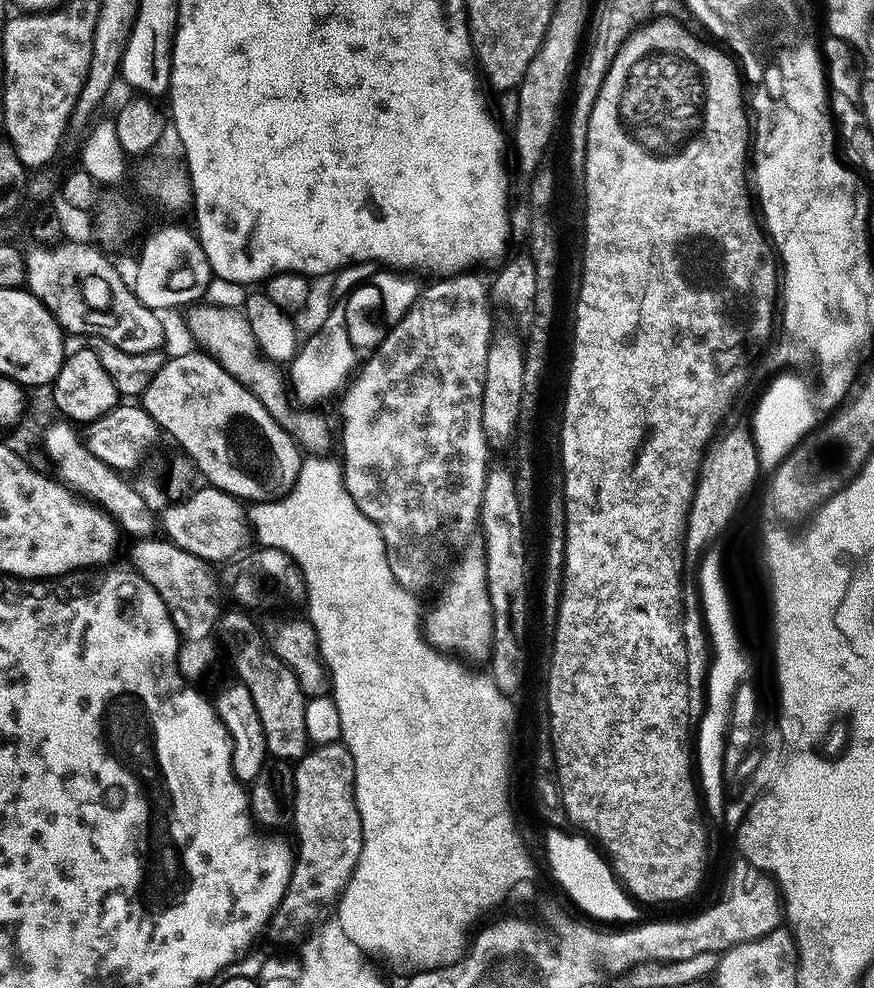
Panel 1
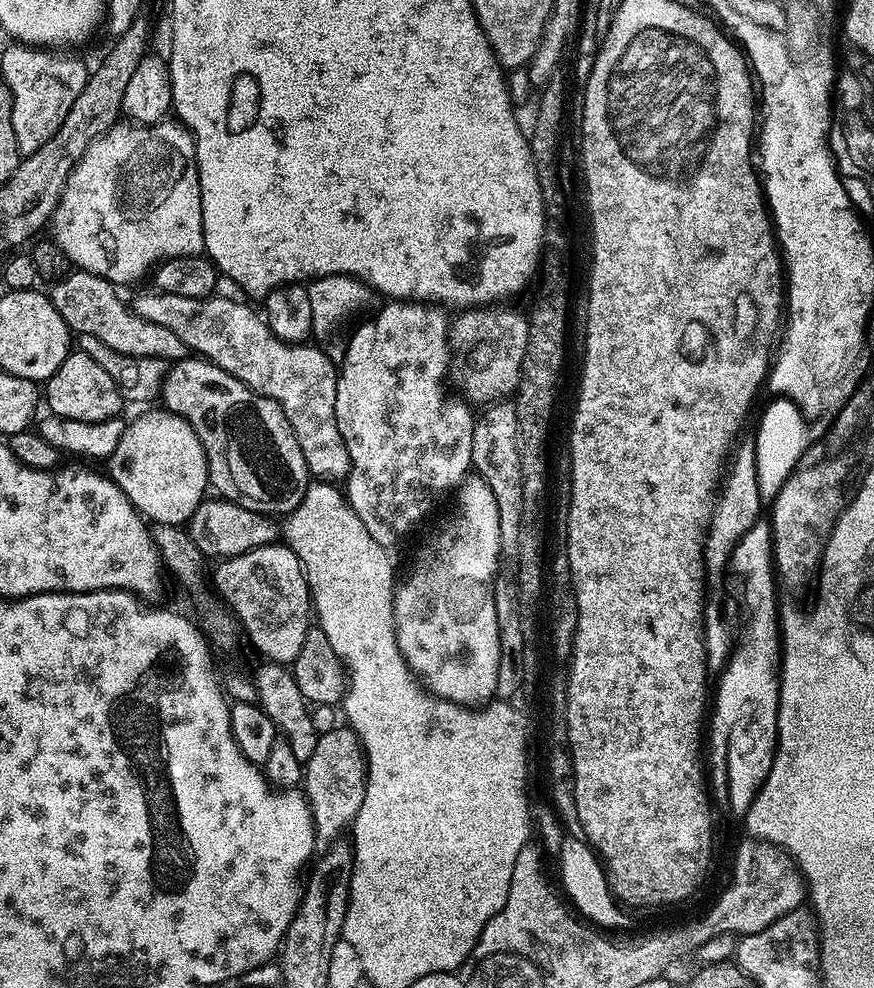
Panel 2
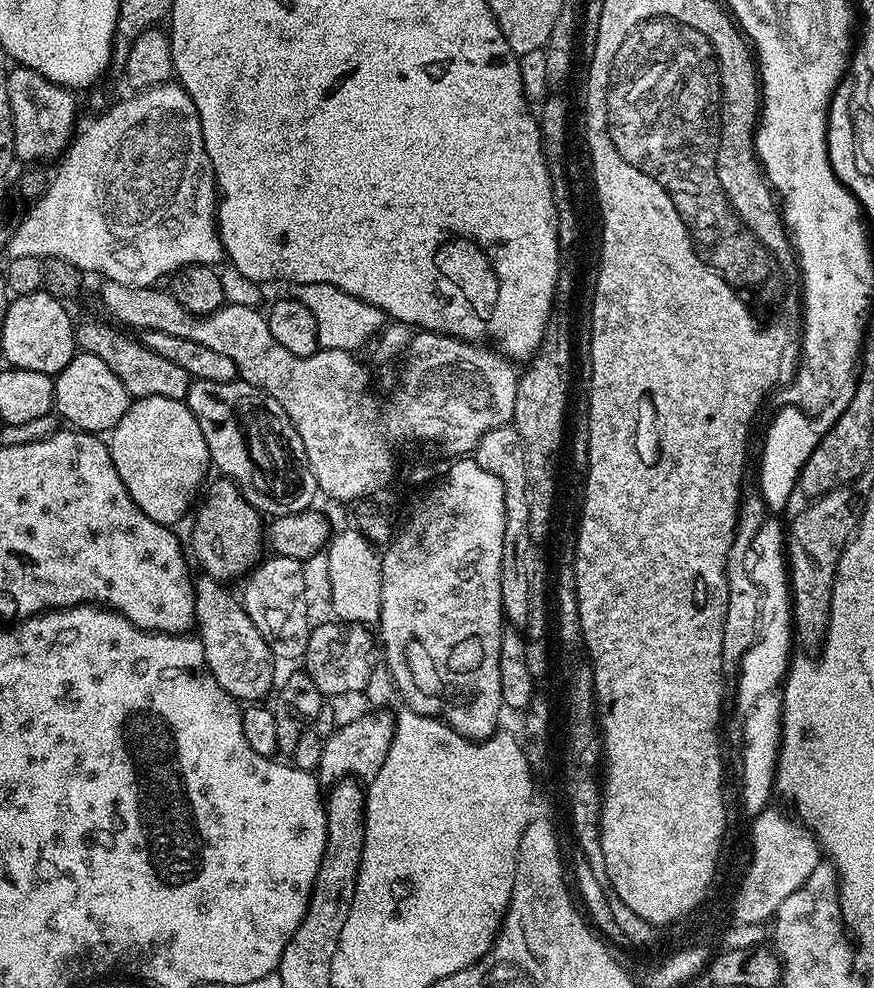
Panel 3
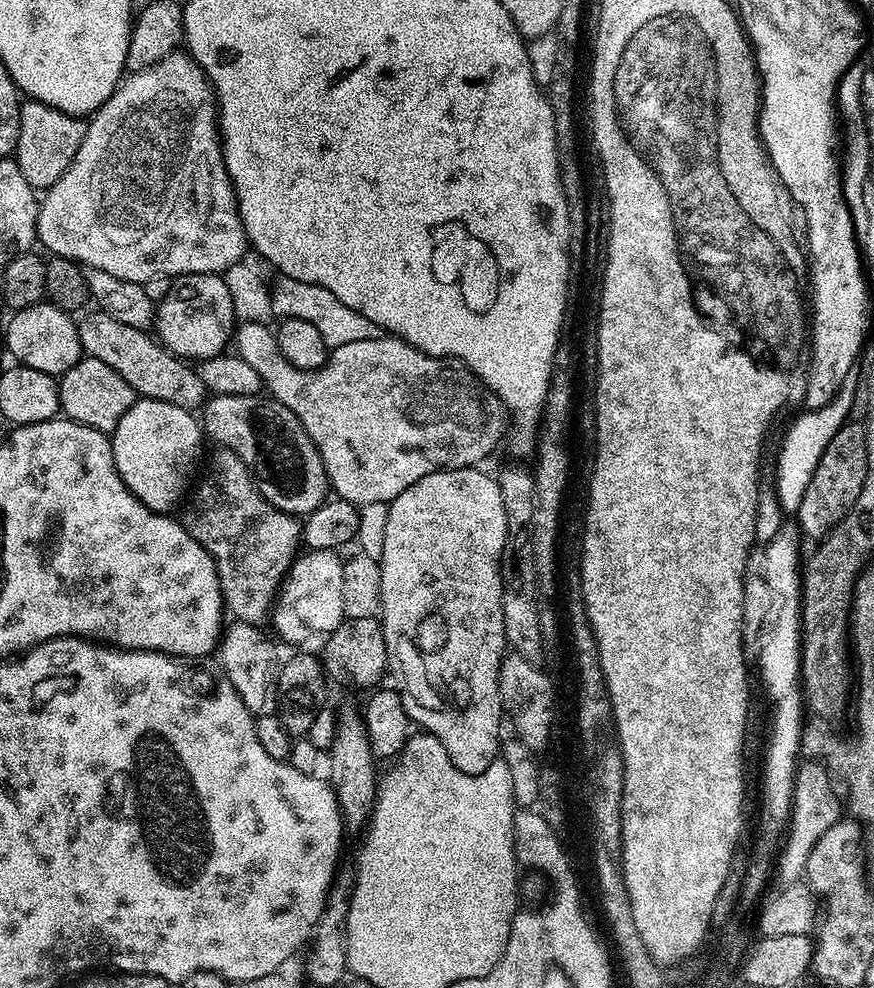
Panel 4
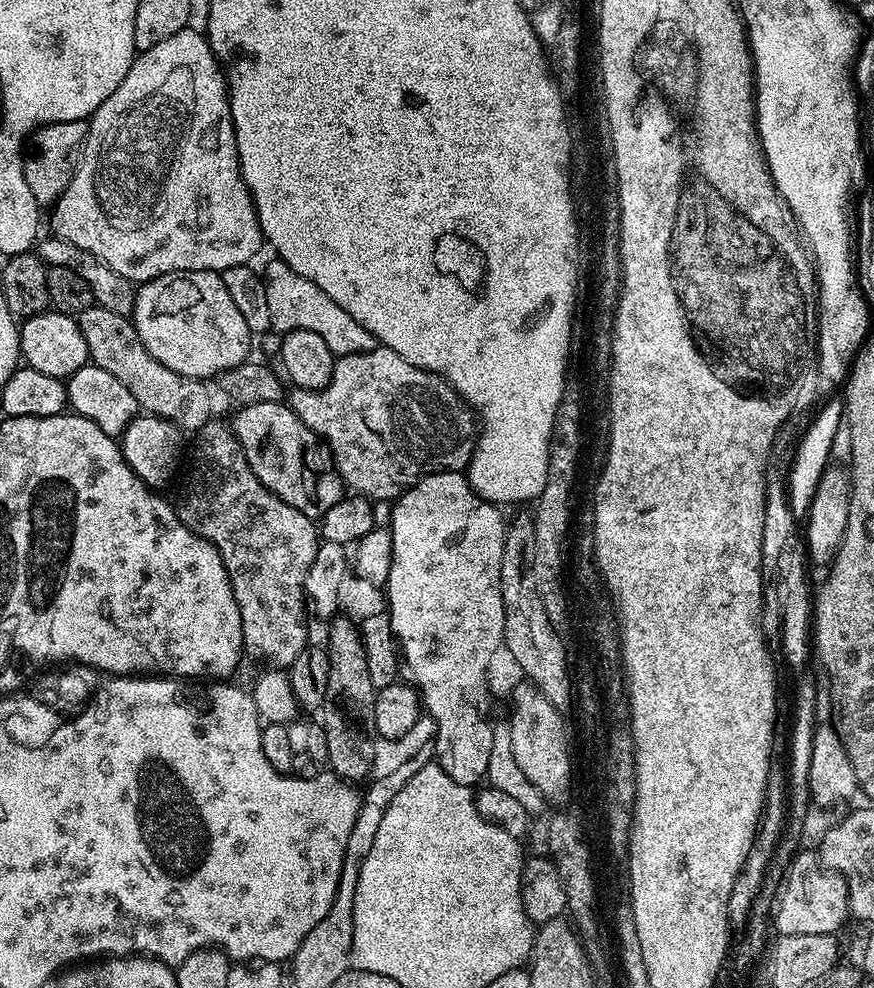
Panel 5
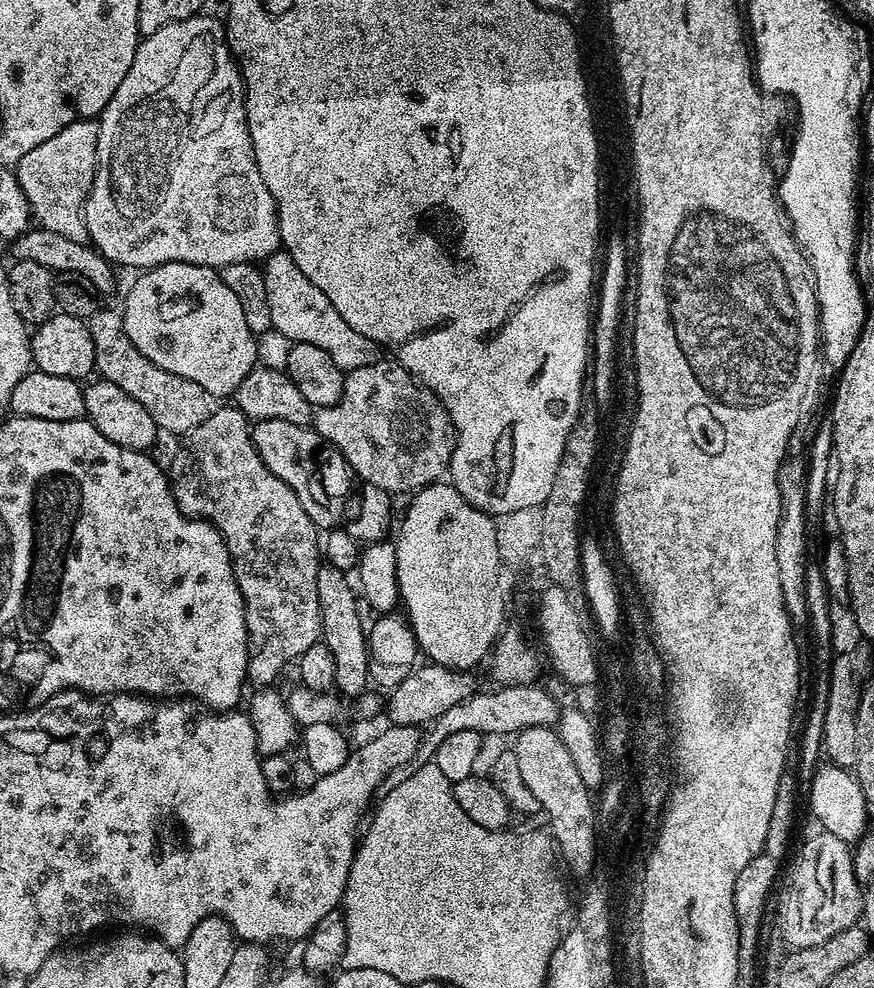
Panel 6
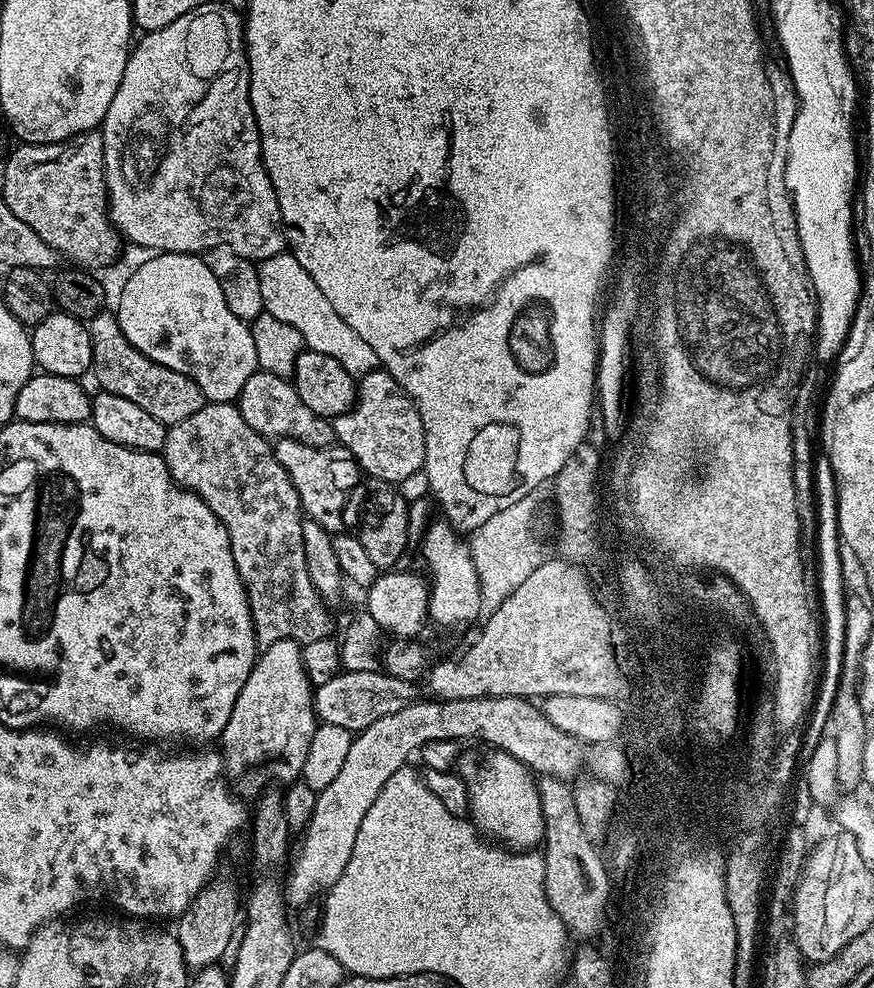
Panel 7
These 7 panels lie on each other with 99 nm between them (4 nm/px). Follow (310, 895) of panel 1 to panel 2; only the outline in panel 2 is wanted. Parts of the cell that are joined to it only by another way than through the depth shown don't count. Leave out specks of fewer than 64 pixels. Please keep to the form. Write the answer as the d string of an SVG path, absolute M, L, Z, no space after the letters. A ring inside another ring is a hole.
M337 726L329 732L321 732L314 746L314 754L302 768L302 791L308 799L308 805L314 818L316 839L321 845L327 846L343 837L356 822L356 815L364 801L368 785L368 762L364 758L364 746L356 733L347 726Z

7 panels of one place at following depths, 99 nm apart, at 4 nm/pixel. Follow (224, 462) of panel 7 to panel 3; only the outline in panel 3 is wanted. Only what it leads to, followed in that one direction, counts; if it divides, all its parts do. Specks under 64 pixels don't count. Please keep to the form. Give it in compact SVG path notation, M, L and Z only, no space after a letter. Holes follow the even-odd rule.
M216 478L216 481L210 484L207 485L195 509L197 512L196 521L192 524L191 555L194 558L196 555L197 560L204 567L203 575L212 576L221 582L236 579L239 581L262 559L260 551L266 548L266 524L263 524L265 521L261 512L242 495L240 487L233 480Z

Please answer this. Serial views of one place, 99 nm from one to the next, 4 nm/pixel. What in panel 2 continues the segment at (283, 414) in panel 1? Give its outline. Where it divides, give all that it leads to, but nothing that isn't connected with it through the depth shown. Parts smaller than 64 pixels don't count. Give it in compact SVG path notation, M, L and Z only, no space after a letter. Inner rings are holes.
M159 290L140 292L130 300L131 308L146 322L158 322L158 326L166 326L166 330L174 330L178 338L197 357L210 360L217 364L226 374L238 378L250 390L260 396L276 400L278 406L286 414L290 426L294 430L294 438L298 438L298 446L302 446L302 454L306 458L306 466L313 477L324 482L340 482L348 474L348 451L344 445L342 434L336 425L336 378L337 365L320 348L311 348L311 343L301 342L287 344L277 338L268 325L267 319L259 311L247 308L247 303L222 298L215 294L202 298L186 298L182 294L170 294Z

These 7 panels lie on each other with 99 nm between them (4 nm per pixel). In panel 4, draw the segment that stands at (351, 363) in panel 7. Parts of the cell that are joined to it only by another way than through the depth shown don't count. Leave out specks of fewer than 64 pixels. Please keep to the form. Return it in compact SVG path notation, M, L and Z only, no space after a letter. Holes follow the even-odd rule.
M280 276L276 280L271 285L273 317L280 320L296 317L313 323L321 331L322 340L326 342L330 350L344 346L349 342L368 341L370 338L382 334L382 330L374 325L374 322L370 322L368 318L363 318L362 314L351 310L350 307L343 306L342 302L338 301L338 298L335 298L330 290L325 290L322 286L299 282L299 280L289 276Z

